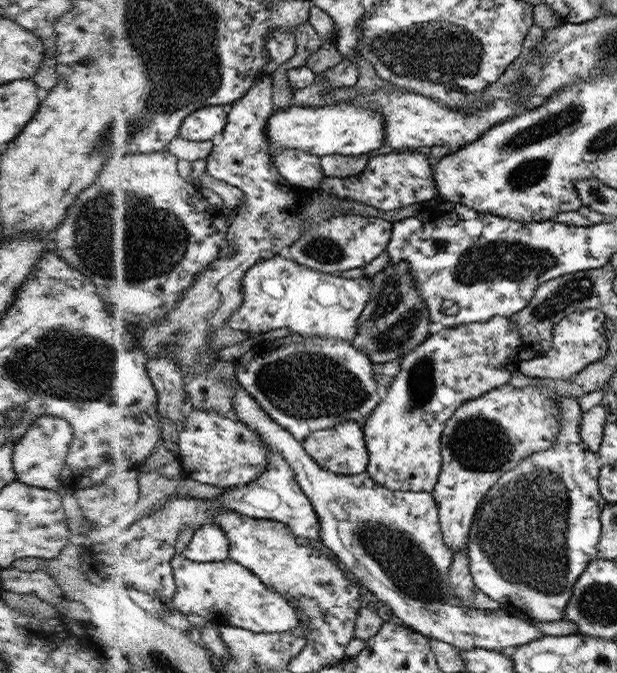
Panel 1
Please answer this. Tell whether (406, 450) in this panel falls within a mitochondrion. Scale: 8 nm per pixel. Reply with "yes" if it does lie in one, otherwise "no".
no

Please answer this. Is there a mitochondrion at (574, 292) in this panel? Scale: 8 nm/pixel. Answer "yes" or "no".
yes

